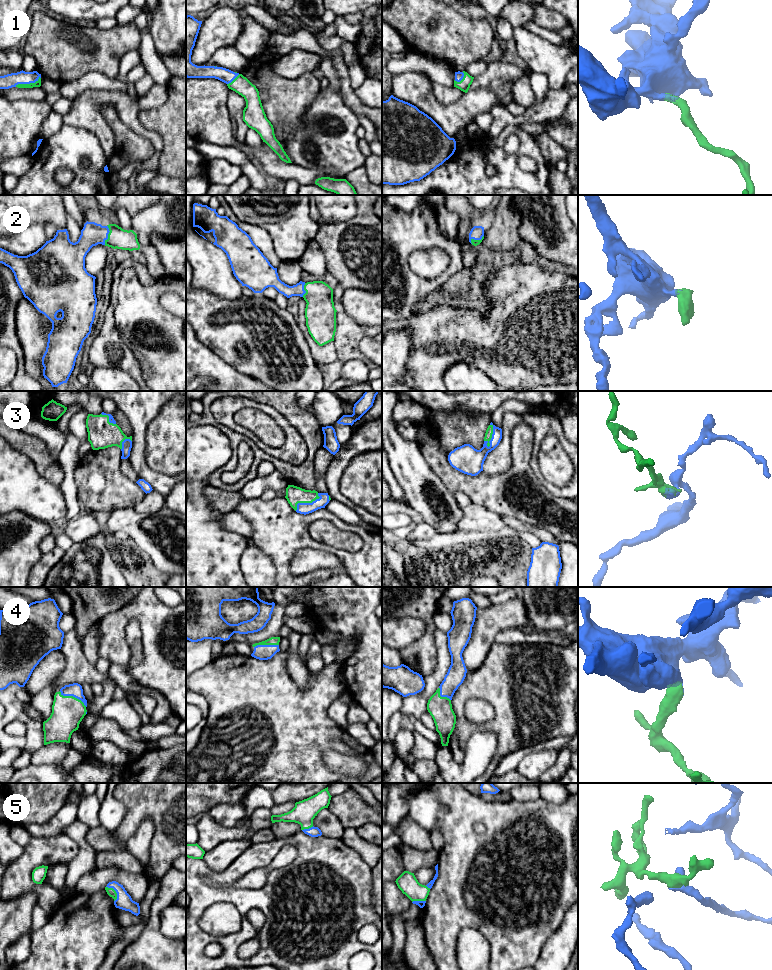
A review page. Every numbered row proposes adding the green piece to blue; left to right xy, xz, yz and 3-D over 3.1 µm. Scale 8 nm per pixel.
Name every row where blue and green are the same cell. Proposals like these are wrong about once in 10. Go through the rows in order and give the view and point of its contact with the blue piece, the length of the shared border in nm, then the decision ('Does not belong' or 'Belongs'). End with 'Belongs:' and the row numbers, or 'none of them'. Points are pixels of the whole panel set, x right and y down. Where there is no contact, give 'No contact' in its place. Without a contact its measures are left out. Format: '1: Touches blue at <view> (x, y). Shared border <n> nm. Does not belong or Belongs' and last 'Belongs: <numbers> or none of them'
1: Touches blue at xy (27, 83). Shared border 220 nm. Belongs
2: Touches blue at xy (107, 235). Shared border 160 nm. Belongs
3: Touches blue at xz (307, 503). Shared border 240 nm. Belongs
4: Touches blue at xy (73, 696). Shared border 260 nm. Belongs
5: Touches blue at xy (116, 892). Shared border 140 nm. Belongs
Belongs: 1, 2, 3, 4, 5

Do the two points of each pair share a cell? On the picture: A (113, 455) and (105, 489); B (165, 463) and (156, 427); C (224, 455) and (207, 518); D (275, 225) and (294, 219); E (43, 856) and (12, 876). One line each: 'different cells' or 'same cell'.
A: same cell
B: same cell
C: same cell
D: same cell
E: same cell

